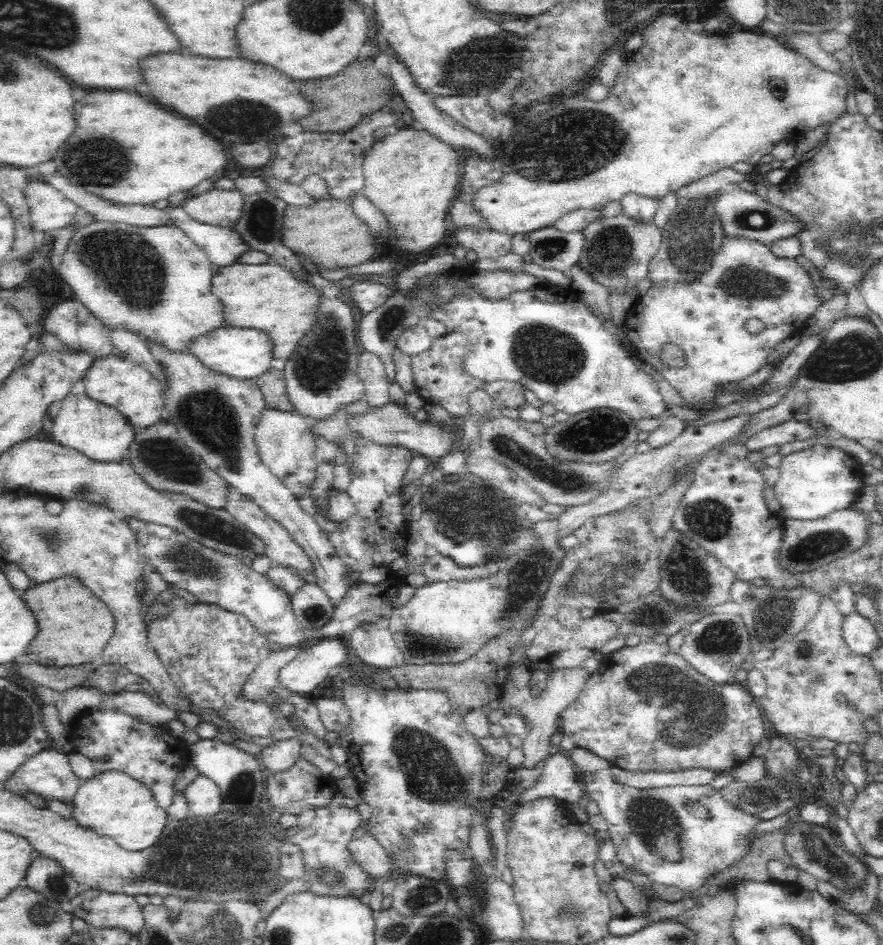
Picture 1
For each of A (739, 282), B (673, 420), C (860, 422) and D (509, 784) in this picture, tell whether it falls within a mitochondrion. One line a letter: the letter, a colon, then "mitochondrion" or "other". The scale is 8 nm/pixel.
A: mitochondrion
B: other
C: other
D: other

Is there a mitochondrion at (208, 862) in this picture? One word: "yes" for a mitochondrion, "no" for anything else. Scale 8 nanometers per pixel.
yes

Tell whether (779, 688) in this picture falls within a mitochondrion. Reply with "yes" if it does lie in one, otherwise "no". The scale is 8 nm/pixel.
no

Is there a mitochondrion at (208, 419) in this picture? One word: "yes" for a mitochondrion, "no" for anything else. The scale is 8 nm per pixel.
yes

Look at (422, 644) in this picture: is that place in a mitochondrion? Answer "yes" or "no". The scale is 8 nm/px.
yes

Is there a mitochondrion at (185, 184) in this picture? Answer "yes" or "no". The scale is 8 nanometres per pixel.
no

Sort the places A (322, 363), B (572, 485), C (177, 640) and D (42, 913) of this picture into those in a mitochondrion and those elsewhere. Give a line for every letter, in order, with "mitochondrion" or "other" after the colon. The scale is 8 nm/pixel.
A: mitochondrion
B: mitochondrion
C: other
D: mitochondrion

